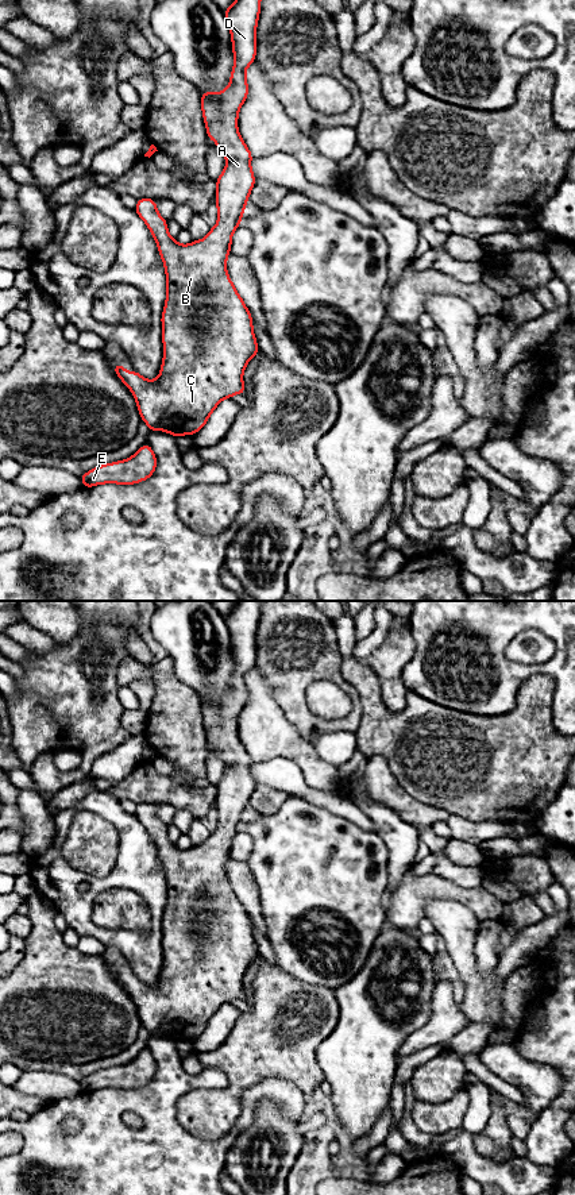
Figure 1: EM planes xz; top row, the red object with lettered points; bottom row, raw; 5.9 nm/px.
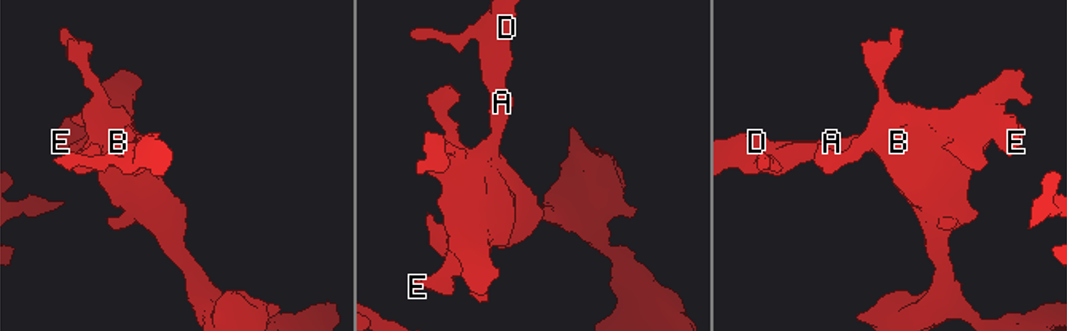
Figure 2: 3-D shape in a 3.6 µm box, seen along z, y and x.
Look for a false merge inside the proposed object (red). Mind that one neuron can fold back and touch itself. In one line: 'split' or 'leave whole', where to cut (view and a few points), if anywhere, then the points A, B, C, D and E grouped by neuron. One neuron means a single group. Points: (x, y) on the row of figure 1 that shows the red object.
leave whole; no cut; A B C D E

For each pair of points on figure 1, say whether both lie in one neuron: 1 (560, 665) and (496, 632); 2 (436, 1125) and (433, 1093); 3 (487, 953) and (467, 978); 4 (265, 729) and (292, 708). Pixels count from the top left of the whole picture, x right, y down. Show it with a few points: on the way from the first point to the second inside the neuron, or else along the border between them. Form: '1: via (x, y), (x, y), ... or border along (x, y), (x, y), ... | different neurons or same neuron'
1: via (539, 669), (510, 669), (496, 654) | same neuron
2: border along (463, 1087), (442, 1102), (417, 1101) | different neurons
3: border along (477, 933), (475, 966), (483, 974) | different neurons
4: border along (269, 686), (273, 700), (304, 739) | different neurons

